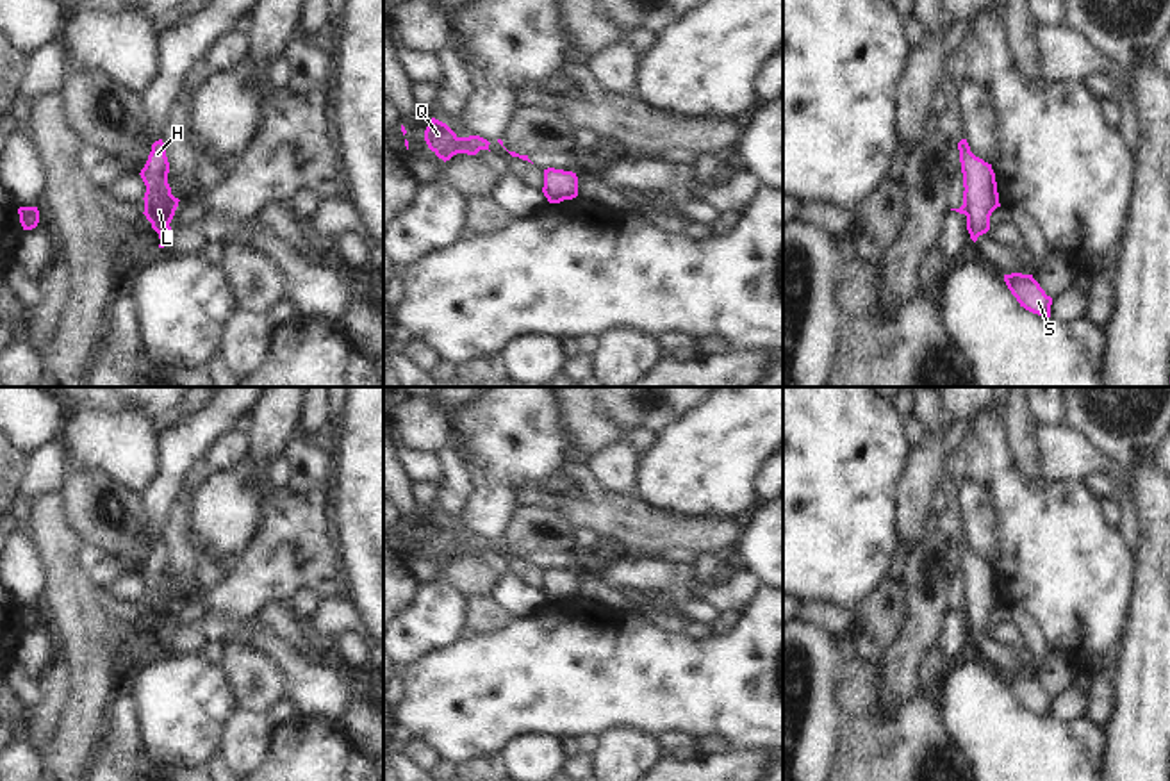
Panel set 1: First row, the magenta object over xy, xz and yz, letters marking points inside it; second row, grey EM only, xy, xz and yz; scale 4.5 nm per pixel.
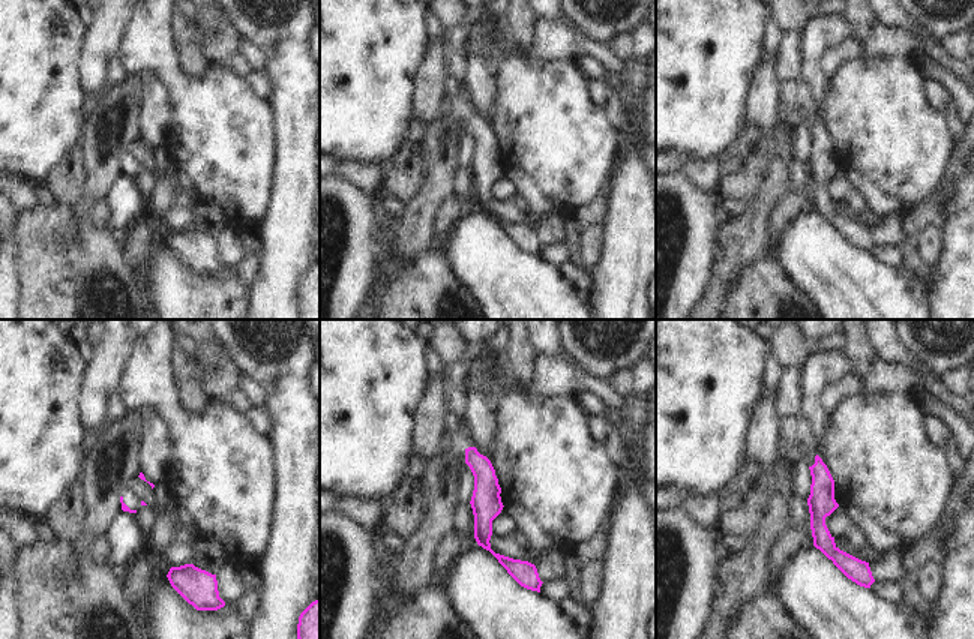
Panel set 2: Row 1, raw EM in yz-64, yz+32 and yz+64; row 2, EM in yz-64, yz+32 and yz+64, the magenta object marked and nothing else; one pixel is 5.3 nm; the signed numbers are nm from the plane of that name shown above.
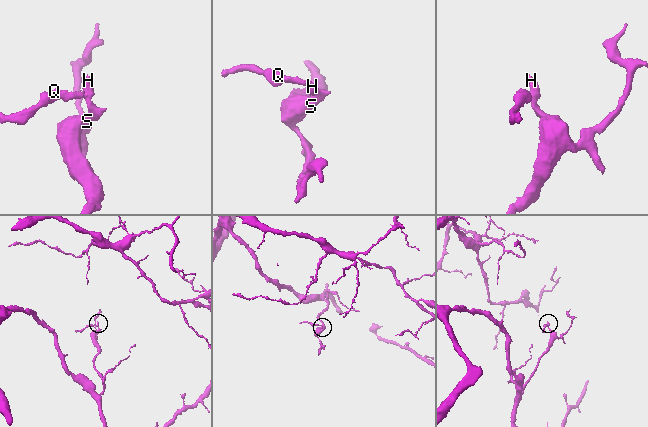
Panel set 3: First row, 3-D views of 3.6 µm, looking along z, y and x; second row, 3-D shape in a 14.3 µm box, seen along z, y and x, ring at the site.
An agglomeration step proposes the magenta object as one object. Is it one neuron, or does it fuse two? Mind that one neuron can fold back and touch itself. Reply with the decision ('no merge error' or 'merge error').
merge error

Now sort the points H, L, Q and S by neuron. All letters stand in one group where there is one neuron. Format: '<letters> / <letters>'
H L S / Q

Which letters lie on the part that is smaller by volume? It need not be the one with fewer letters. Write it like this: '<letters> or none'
Q

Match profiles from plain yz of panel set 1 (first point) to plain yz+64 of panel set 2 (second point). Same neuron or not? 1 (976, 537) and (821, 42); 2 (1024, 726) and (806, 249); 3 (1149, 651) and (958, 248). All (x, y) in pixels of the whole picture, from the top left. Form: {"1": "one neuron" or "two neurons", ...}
{"1": "one neuron", "2": "one neuron", "3": "one neuron"}

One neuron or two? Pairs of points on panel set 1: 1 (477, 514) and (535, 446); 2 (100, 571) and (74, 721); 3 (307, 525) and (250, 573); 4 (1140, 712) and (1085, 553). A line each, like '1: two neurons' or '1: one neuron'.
1: one neuron
2: two neurons
3: one neuron
4: two neurons

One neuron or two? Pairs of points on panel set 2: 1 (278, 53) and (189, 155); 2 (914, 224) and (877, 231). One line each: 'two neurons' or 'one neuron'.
1: two neurons
2: two neurons

